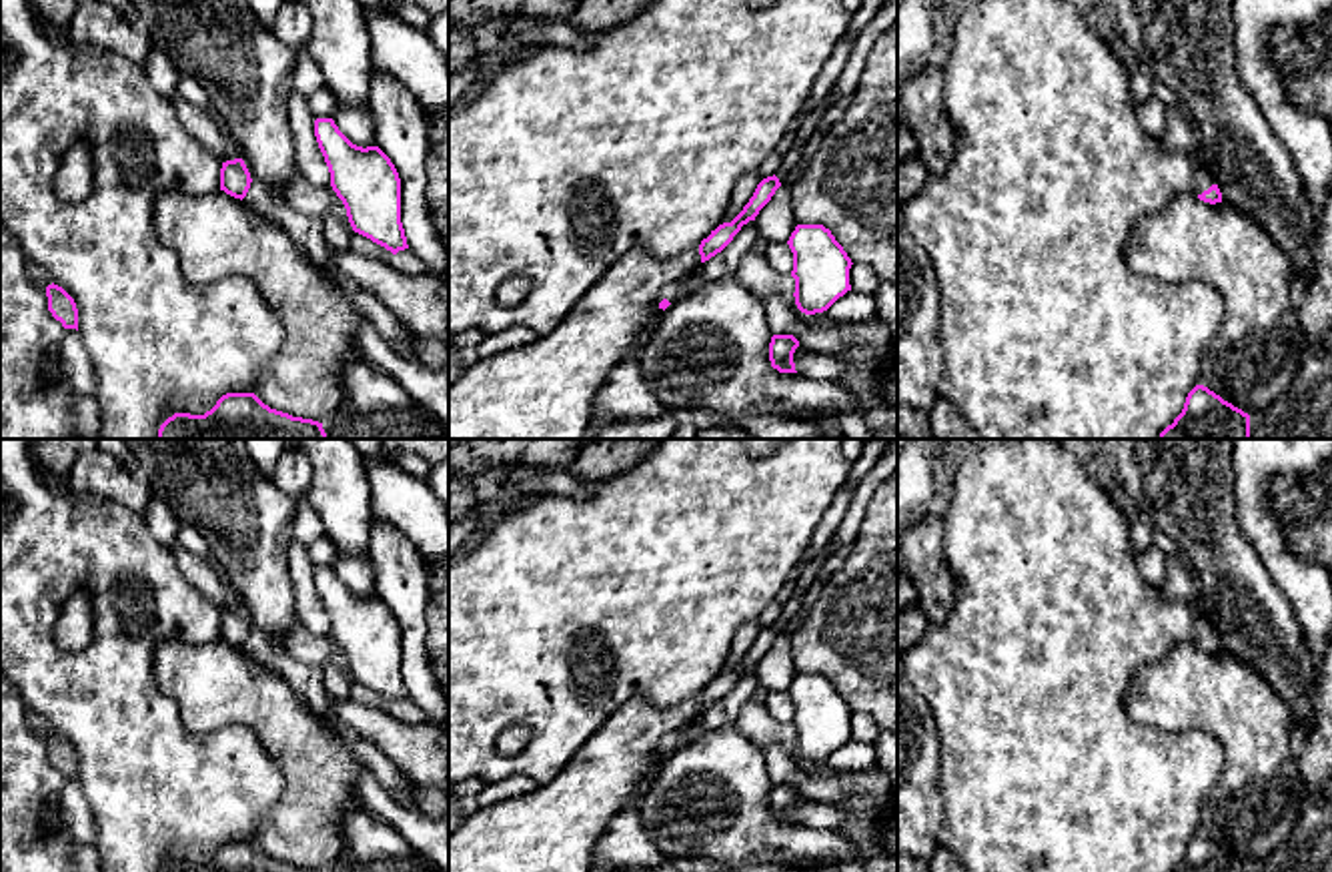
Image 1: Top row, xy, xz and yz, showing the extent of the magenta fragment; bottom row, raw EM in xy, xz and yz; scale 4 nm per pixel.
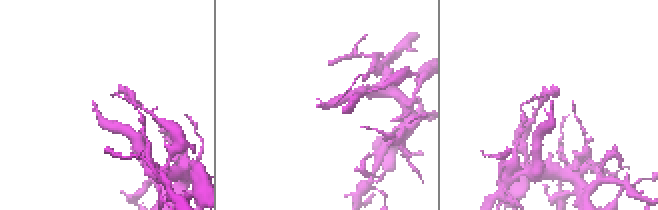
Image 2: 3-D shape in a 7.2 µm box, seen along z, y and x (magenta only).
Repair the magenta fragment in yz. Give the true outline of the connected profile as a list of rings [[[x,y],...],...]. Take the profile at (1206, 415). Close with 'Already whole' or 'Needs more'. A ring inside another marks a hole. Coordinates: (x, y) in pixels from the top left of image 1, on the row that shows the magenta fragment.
[[[1196,385],[1182,413],[1158,439],[1250,439],[1250,415],[1204,385]]]. Already whole

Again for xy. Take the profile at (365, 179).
[[[316,118],[314,136],[353,231],[393,255],[409,249],[401,223],[401,178],[391,158],[379,146],[353,144],[332,118]]]. Already whole

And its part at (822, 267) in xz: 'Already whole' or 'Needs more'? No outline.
Already whole

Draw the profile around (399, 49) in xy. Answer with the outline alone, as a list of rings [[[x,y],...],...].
[[[363,8],[371,36],[375,70],[399,78],[427,112],[449,104],[449,60],[421,28],[371,8]]]

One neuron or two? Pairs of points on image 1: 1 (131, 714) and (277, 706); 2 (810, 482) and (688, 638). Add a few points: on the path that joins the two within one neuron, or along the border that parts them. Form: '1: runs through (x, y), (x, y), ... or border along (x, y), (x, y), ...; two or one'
1: border along (153, 672), (185, 726), (223, 728); two
2: runs through (772, 520), (692, 600); one

